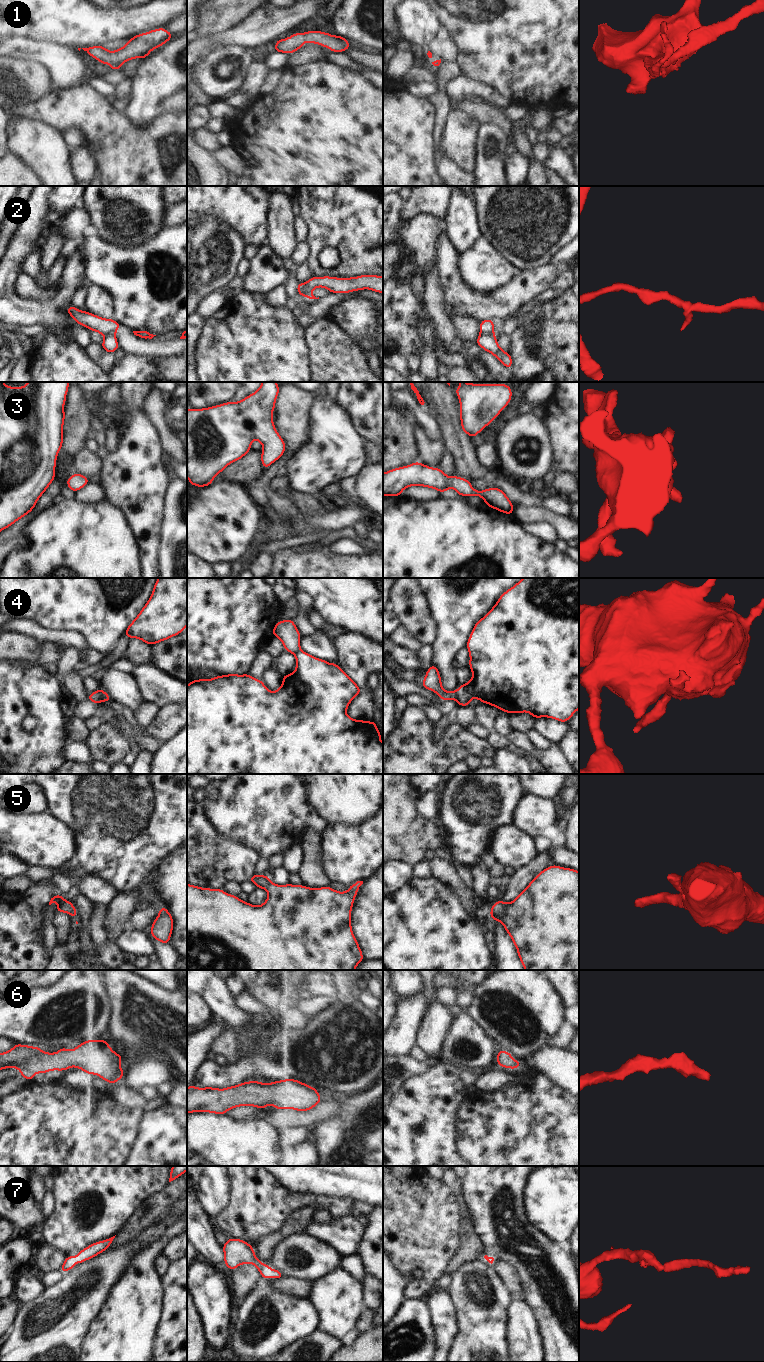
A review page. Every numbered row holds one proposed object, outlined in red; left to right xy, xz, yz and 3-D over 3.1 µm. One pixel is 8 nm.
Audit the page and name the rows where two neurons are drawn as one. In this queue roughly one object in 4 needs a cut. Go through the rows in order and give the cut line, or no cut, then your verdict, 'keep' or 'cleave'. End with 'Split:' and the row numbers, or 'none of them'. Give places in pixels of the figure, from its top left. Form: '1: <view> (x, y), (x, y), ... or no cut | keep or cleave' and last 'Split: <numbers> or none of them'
1: no cut | keep
2: xz (304, 283), (304, 291), (307, 294) | cleave
3: no cut | keep
4: xy (101, 691), (102, 700) | cleave
5: no cut | keep
6: no cut | keep
7: no cut | keep
Split: 2, 4

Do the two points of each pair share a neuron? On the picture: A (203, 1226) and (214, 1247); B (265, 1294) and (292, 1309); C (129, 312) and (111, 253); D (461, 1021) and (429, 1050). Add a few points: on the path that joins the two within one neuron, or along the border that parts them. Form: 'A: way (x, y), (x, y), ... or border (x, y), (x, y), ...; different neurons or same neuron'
A: way (203, 1231), (203, 1236), (209, 1242); same neuron
B: way (272, 1301), (280, 1309), (285, 1309); same neuron
C: way (127, 297), (127, 288), (114, 275), (112, 268); same neuron
D: border (456, 1011), (444, 1041), (441, 1056); different neurons

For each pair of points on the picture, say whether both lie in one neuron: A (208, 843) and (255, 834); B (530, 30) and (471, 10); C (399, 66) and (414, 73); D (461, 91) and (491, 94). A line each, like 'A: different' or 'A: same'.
A: different
B: same
C: different
D: same

